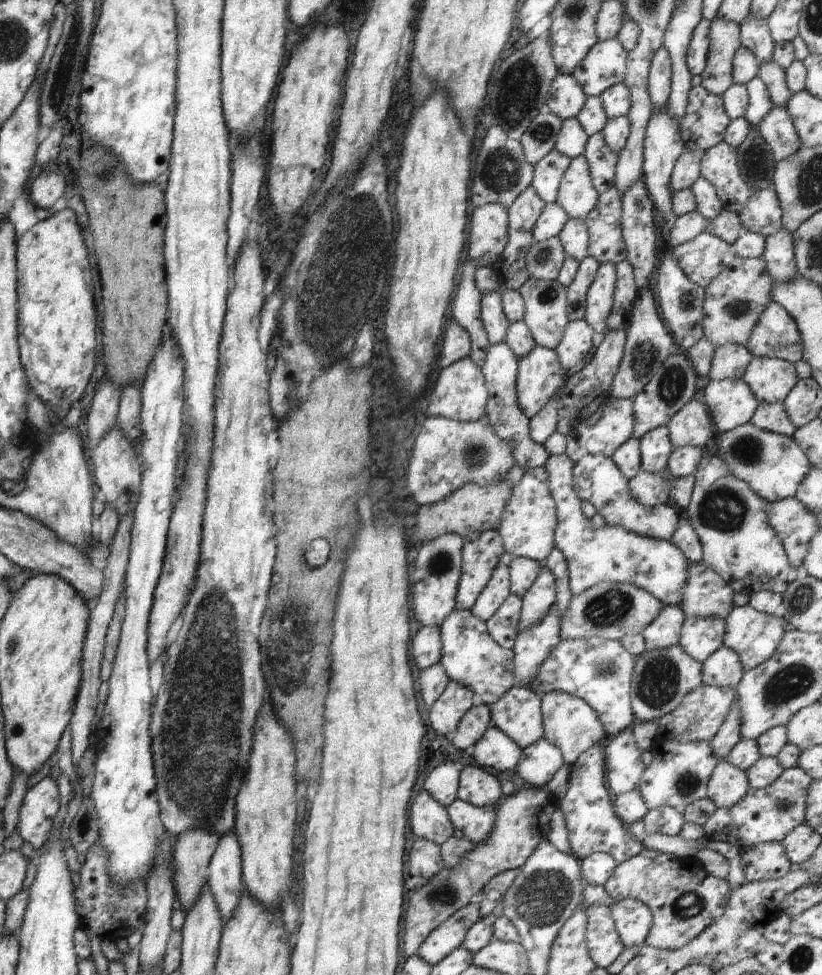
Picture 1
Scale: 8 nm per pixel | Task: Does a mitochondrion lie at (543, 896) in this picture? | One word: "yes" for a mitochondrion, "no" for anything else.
yes

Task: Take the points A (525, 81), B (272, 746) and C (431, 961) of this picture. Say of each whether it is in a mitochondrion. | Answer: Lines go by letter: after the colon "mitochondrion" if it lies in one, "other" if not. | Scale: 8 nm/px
A: mitochondrion
B: other
C: other

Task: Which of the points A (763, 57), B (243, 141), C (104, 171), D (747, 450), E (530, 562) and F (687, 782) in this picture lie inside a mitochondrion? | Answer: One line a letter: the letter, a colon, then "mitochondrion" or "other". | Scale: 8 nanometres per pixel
A: other
B: other
C: mitochondrion
D: mitochondrion
E: other
F: mitochondrion

